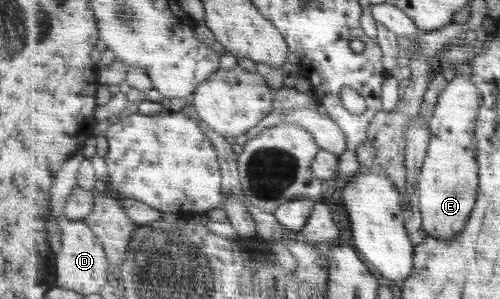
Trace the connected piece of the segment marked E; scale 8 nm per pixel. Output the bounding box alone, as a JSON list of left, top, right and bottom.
[420,74,483,240]

